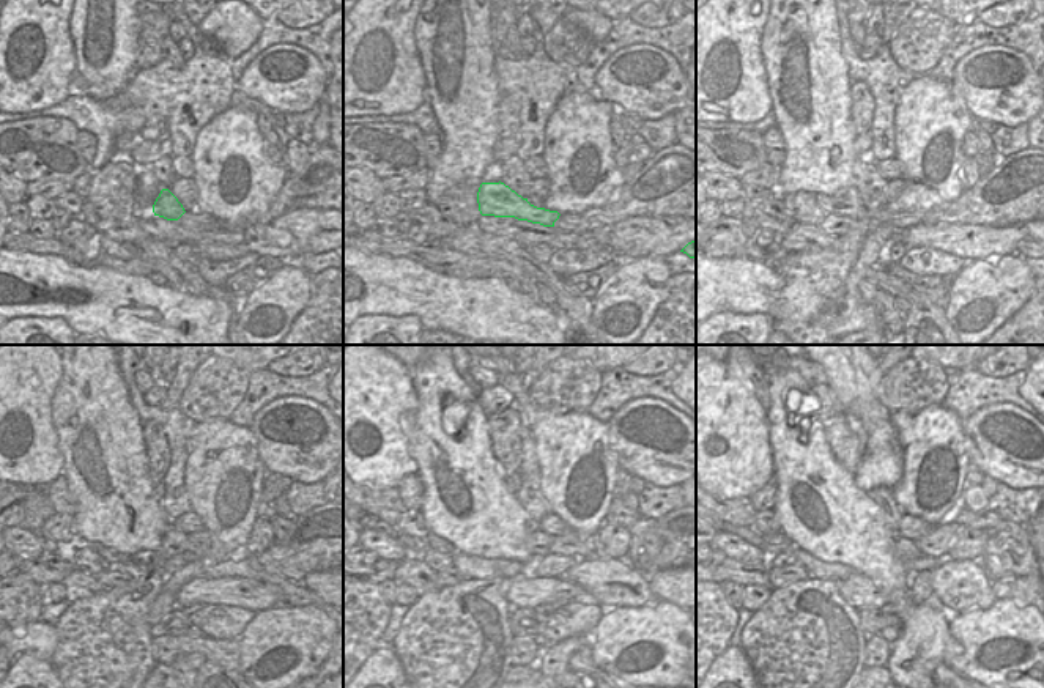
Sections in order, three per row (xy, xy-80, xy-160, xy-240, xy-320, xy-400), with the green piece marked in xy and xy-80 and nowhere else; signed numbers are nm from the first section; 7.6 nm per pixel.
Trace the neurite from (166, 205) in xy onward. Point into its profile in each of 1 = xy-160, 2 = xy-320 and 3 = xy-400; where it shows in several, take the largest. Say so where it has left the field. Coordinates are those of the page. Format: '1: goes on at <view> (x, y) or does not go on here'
1: goes on at xy-160 (846, 202)
2: goes on at xy-320 (613, 583)
3: goes on at xy-400 (959, 586)

